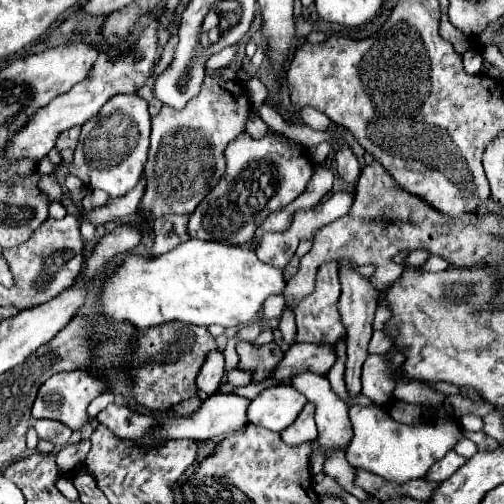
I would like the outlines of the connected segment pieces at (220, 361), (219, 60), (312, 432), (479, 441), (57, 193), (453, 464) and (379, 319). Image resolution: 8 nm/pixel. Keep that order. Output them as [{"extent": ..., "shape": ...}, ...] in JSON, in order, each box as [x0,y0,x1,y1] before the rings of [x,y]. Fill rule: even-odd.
[{"extent":[196,350,224,396],"shape":[[[214,350],[212,354],[208,354],[208,360],[204,360],[204,366],[196,376],[196,384],[210,396],[218,392],[222,376],[224,376],[224,356],[220,354],[220,350]]]},{"extent":[206,44,238,72],"shape":[[[238,44],[228,46],[228,48],[224,48],[222,52],[218,52],[218,54],[210,56],[210,58],[208,58],[208,62],[206,62],[208,72],[220,72],[220,70],[228,68],[228,66],[232,64],[232,60],[234,60],[234,56],[236,56],[236,54],[238,54]]]},{"extent":[280,402,316,446],"shape":[[[308,402],[304,406],[304,410],[300,412],[300,416],[296,418],[296,422],[292,426],[288,426],[288,430],[282,430],[280,436],[286,444],[296,446],[296,444],[304,444],[304,442],[312,442],[316,438],[316,424],[314,424],[314,408],[312,402]]]},{"extent":[462,430,498,450],"shape":[[[462,430],[462,433],[464,437],[473,441],[480,450],[494,450],[498,446],[498,442],[494,438],[486,435],[483,431],[470,432]]]},{"extent":[40,174,62,200],"shape":[[[48,174],[48,176],[42,176],[40,178],[40,192],[42,194],[48,194],[50,200],[60,200],[62,198],[62,188],[56,182],[56,176],[54,174]]]},{"extent":[424,452,466,482],"shape":[[[450,452],[448,458],[442,458],[438,462],[435,462],[424,478],[431,482],[443,482],[448,479],[451,474],[454,474],[464,462],[466,462],[466,458],[458,456],[456,452]]]},{"extent":[374,302,390,330],"shape":[[[380,302],[378,304],[378,310],[376,310],[376,320],[374,320],[374,328],[376,330],[382,330],[384,328],[384,324],[390,320],[390,310],[386,308],[386,304],[384,302]]]}]

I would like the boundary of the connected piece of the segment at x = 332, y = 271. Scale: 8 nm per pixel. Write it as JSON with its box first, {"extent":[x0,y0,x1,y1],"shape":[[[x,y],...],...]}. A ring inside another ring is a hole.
{"extent":[294,262,346,344],"shape":[[[326,262],[318,268],[316,274],[316,288],[314,292],[304,298],[294,314],[296,314],[296,326],[298,326],[298,334],[296,334],[296,342],[328,342],[328,344],[336,344],[338,338],[342,338],[346,334],[346,328],[340,322],[340,314],[336,310],[336,302],[340,296],[340,282],[338,282],[338,272],[336,272],[336,262]],[[300,332],[306,334],[306,338],[300,338]],[[310,334],[314,334],[314,338],[310,338]]]}

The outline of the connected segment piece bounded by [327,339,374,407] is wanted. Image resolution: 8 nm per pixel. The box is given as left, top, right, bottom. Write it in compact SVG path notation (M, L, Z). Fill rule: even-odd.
M340 339L336 345L336 362L331 368L327 377L333 391L346 402L346 404L351 407L354 405L367 406L374 404L370 399L368 399L363 394L355 398L351 398L348 394L344 372L345 372L345 362L346 362L346 340Z

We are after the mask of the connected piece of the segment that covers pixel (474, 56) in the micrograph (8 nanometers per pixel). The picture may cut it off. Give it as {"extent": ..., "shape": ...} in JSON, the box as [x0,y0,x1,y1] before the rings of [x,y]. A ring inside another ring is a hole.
{"extent":[464,50,482,74],"shape":[[[468,50],[468,52],[464,54],[464,70],[466,70],[468,74],[480,74],[480,66],[482,66],[482,56],[480,56],[480,52]]]}

